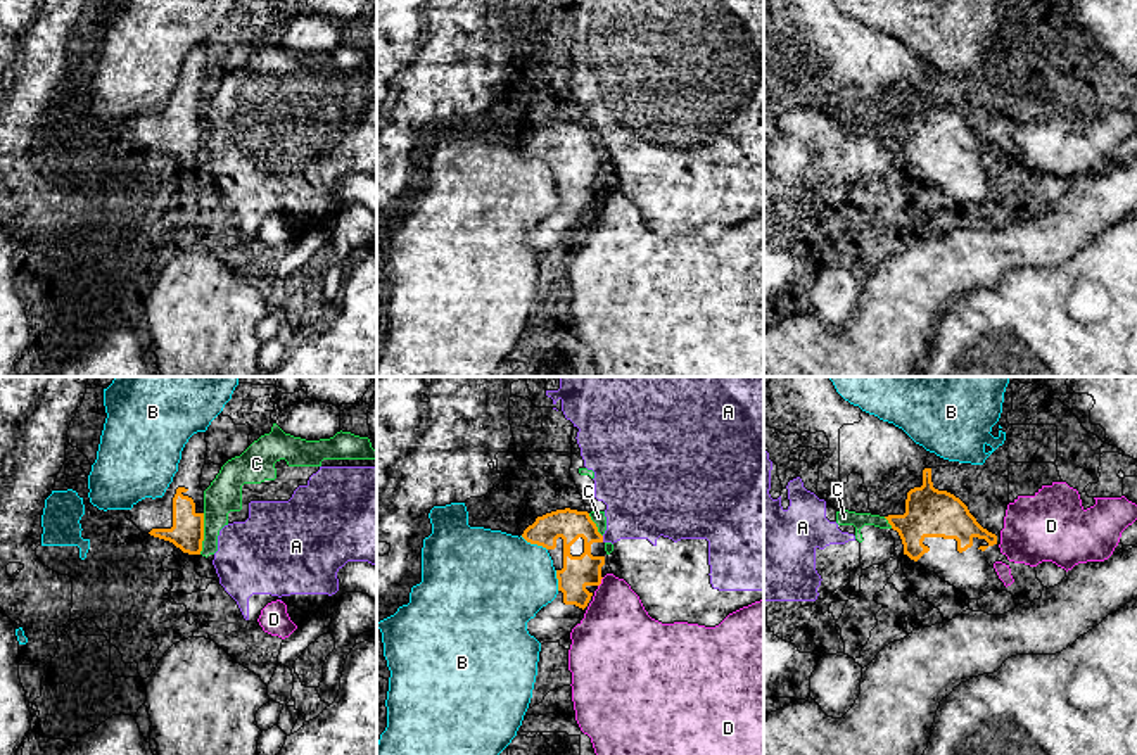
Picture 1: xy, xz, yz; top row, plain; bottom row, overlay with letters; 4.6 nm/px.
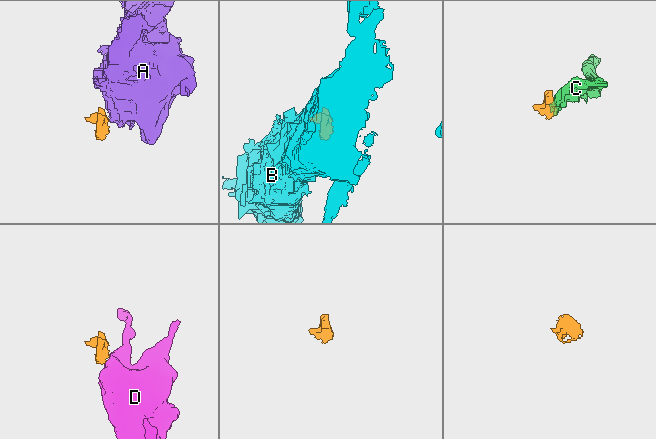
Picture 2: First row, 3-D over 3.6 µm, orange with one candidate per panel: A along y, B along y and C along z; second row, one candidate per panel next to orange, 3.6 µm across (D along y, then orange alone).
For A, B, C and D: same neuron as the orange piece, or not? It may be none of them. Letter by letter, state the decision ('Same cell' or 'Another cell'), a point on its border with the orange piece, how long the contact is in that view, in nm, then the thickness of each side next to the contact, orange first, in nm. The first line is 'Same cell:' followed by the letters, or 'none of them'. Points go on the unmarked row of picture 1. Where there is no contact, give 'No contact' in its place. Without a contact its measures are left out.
Same cell: none of them
A: Another cell. Touches orange at xz (602, 152). Shared border 30 nm. Thickness 150 nm (orange) against 340 nm
B: Another cell. Touches orange at xz (534, 156). Shared border 140 nm. Thickness 150 nm (orange) against 460 nm
C: Another cell. Touches orange at xy (203, 147). Shared border 190 nm. Thickness 160 nm (orange) against 160 nm
D: Another cell. Touches orange at xz (600, 196). Shared border 50 nm. Thickness 150 nm (orange) against 340 nm

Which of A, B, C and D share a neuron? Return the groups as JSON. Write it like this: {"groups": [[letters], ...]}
{"groups": [["A", "C"], ["B"], ["D"]]}

